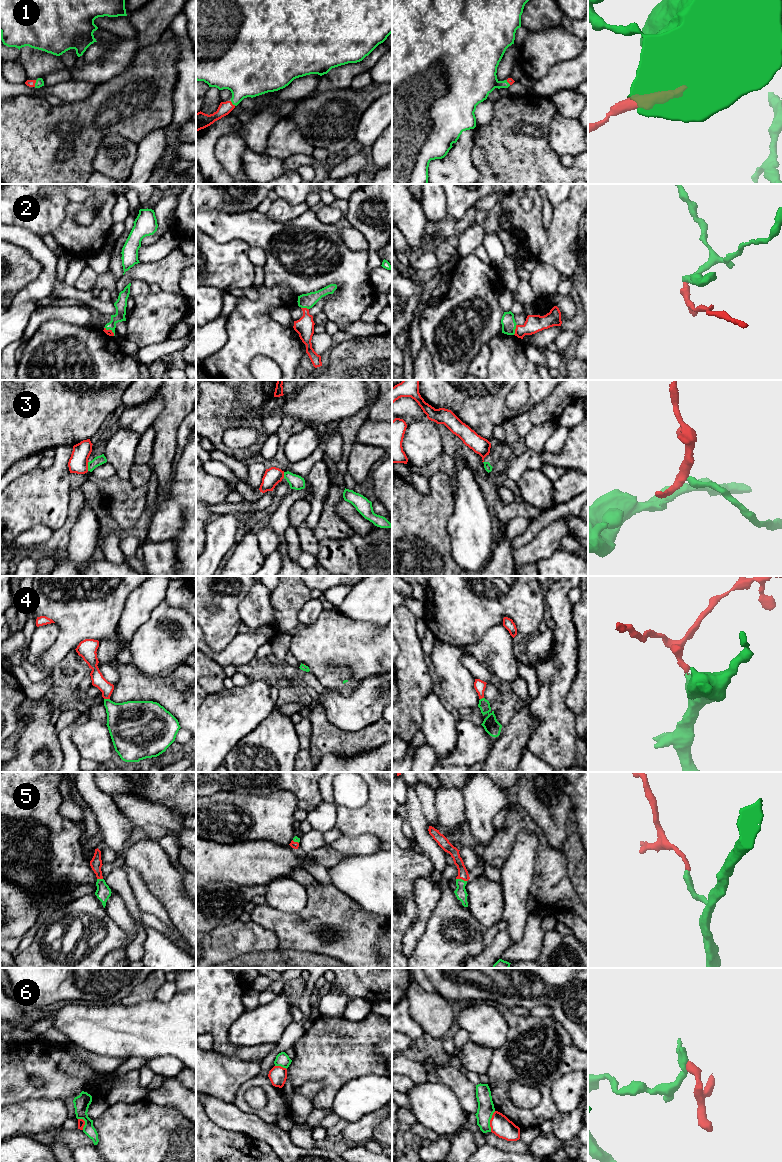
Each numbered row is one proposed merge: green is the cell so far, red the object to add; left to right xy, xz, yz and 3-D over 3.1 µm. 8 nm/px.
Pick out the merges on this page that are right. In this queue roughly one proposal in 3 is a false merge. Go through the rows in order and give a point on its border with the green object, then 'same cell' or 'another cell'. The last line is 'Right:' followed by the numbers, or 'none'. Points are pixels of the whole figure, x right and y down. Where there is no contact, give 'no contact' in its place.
1: meets green in xy at (35, 83); same cell
2: meets green in yz at (515, 328); same cell
3: meets green in xy at (88, 466); same cell
4: meets green in xy at (107, 699); same cell
5: meets green in yz at (461, 879); same cell
6: meets green in yz at (489, 1121); another cell
Right: 1, 2, 3, 4, 5

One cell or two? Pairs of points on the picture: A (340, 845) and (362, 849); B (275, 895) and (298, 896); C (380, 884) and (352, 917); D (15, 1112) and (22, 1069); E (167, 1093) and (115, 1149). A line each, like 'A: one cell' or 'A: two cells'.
A: one cell
B: one cell
C: two cells
D: two cells
E: two cells

